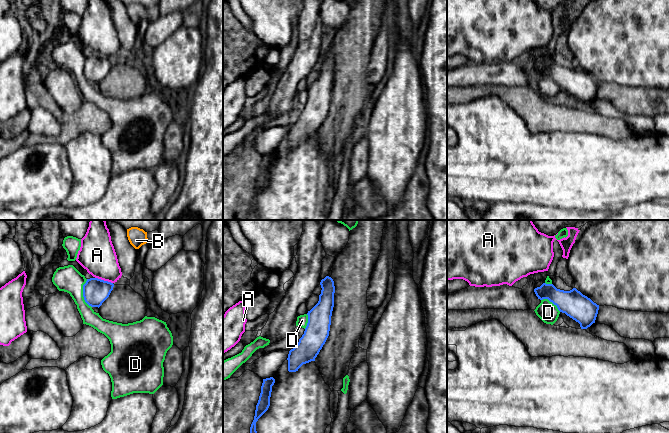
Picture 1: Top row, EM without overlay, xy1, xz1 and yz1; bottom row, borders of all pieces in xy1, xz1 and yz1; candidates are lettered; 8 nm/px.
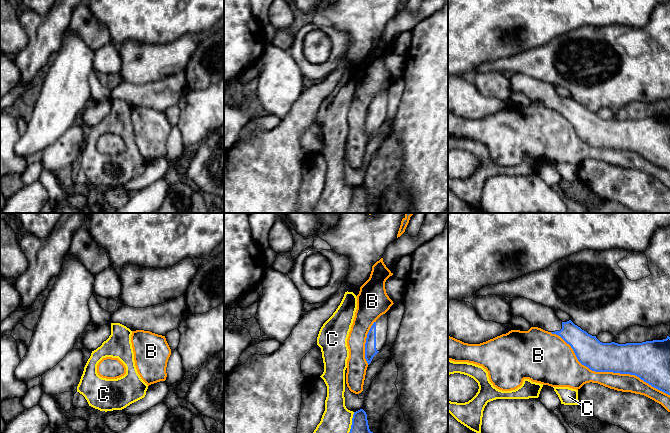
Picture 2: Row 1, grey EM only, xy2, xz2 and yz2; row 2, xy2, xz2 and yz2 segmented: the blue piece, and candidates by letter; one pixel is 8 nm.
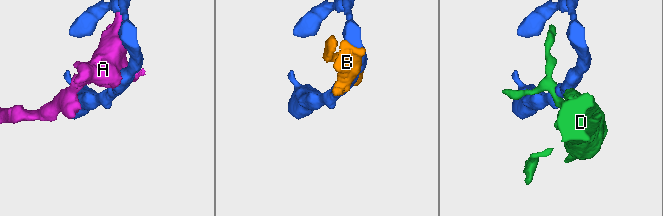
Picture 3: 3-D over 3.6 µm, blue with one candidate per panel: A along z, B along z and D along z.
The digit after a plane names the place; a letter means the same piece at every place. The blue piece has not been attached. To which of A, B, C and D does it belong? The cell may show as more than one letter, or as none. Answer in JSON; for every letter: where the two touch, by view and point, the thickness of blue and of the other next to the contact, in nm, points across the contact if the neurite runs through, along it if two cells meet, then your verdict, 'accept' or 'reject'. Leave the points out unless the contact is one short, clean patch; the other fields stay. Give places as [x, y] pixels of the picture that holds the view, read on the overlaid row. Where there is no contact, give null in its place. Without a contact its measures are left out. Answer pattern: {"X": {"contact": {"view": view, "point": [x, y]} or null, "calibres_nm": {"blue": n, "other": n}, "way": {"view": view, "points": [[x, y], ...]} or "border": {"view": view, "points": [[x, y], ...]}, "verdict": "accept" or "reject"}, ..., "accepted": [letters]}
{"A": {"contact": {"view": "xy1", "point": [103, 280]}, "calibres_nm": {"blue": 200, "other": 300}, "verdict": "reject"}, "B": {"contact": {"view": "yz2", "point": [607, 371]}, "calibres_nm": {"blue": 260, "other": 190}, "verdict": "reject"}, "C": {"contact": {"view": "xz2", "point": [352, 422]}, "calibres_nm": {"blue": 130, "other": 220}, "border": {"view": "xz2", "points": [[354, 412], [351, 418], [351, 428], [348, 432]]}, "verdict": "reject"}, "D": {"contact": {"view": "xy1", "point": [83, 293]}, "calibres_nm": {"blue": 200, "other": 200}, "border": {"view": "xy1", "points": [[86, 279], [83, 285], [83, 299], [91, 307]]}, "verdict": "reject"}, "accepted": []}

